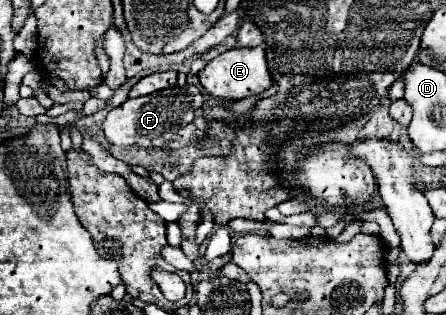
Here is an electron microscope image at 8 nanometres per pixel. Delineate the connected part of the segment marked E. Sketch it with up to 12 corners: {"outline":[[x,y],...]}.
{"outline":[[264,45],[230,49],[198,73],[206,95],[232,101],[272,87]]}

